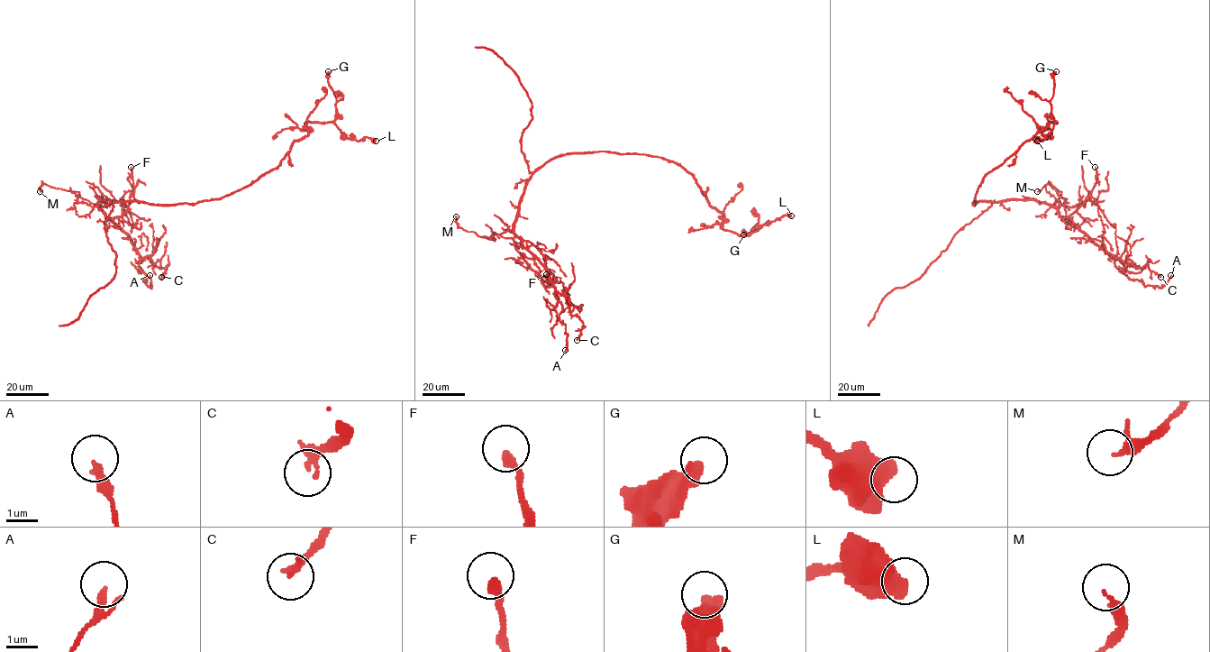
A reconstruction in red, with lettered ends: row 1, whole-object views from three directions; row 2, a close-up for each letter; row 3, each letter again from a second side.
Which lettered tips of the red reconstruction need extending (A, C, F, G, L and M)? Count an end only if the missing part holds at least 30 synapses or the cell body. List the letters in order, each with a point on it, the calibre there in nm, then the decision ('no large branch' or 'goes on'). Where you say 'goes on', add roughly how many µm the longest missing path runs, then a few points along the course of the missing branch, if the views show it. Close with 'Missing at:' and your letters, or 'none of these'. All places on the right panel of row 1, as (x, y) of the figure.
A: at (1170, 275); 180 nm thick; no large branch
C: at (1160, 277); 280 nm thick; no large branch
F: at (1095, 167); 280 nm thick; no large branch
G: at (1056, 71); 400 nm thick; no large branch
L: at (1037, 141); 750 nm thick; no large branch
M: at (1037, 191); 180 nm thick; no large branch
Missing at: none of these

